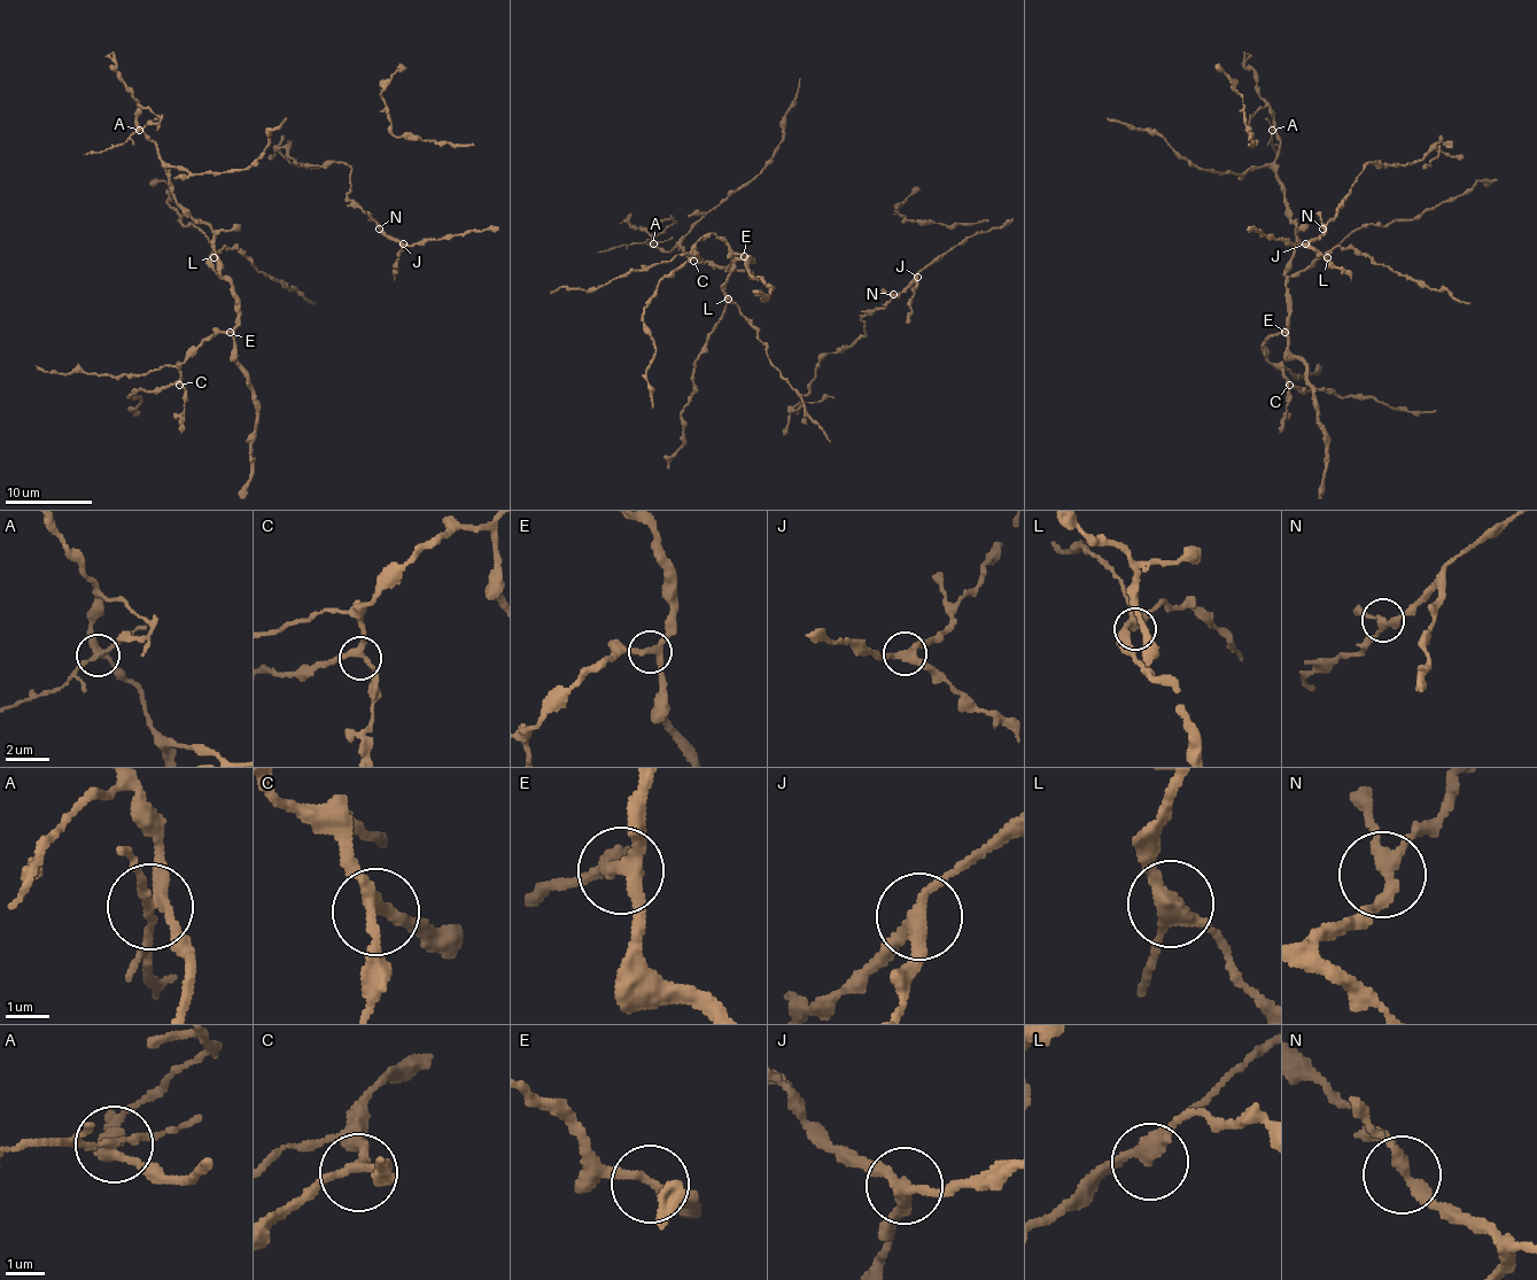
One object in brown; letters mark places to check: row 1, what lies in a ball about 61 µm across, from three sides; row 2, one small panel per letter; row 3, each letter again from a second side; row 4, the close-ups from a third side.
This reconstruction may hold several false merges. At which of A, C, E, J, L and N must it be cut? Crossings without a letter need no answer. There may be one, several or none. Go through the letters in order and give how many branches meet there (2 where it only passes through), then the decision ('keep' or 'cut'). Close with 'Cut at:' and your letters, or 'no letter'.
A: 4 branches meet; cut
C: 3 branches meet; keep
E: 3 branches meet; keep
J: 3 branches meet; keep
L: 3 branches meet; keep
N: 3 branches meet; keep
Cut at: A

